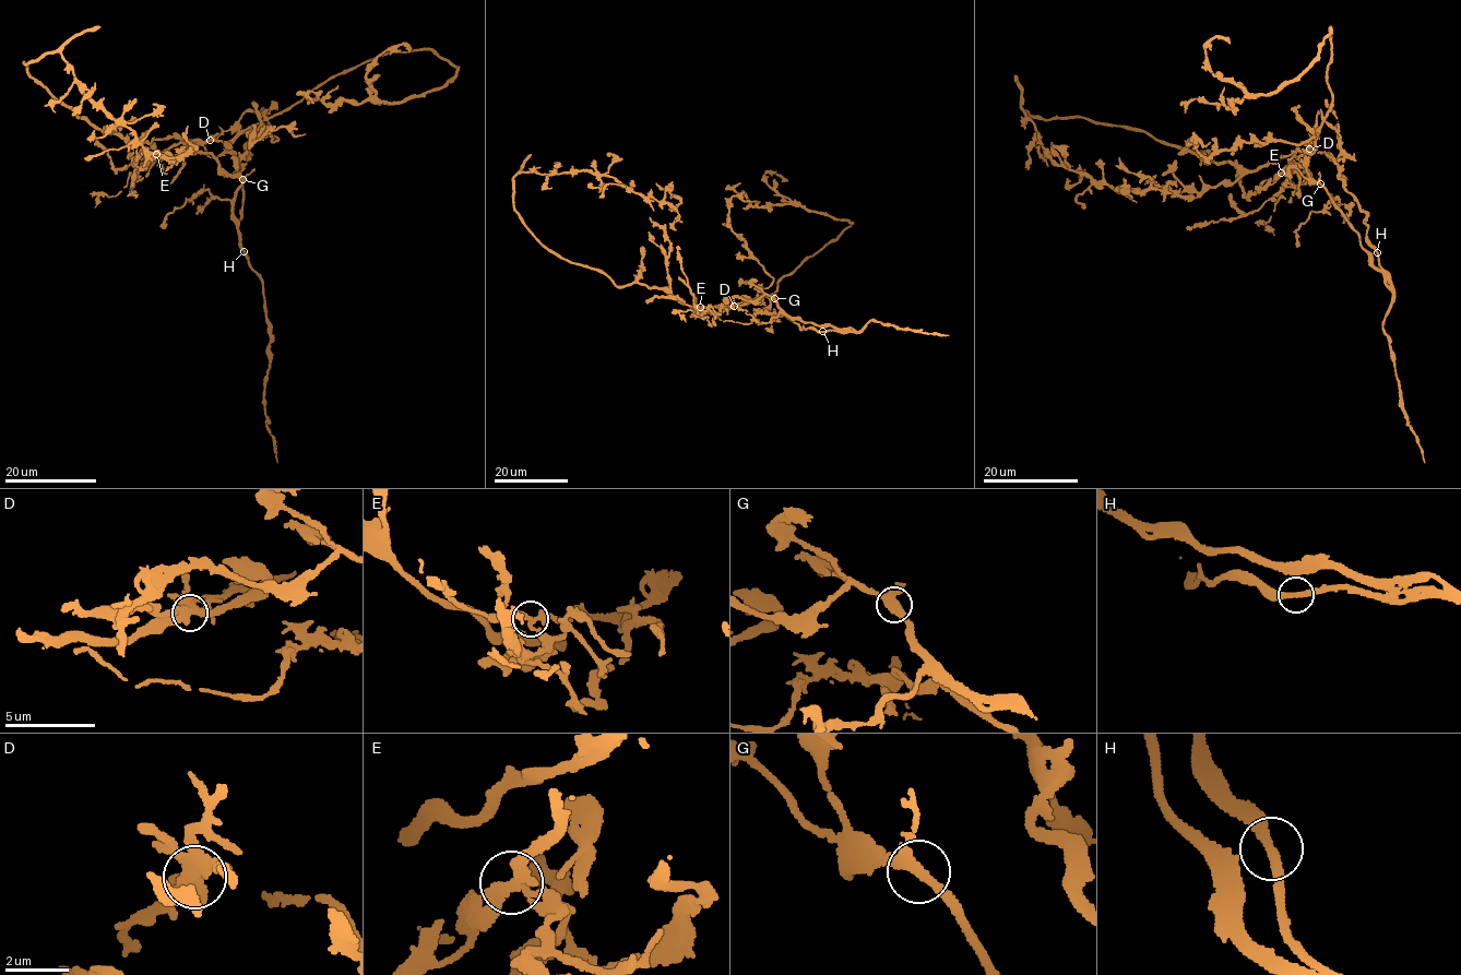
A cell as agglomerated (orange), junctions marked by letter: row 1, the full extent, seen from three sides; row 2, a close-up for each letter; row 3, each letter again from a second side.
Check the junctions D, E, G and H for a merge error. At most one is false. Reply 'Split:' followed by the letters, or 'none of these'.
Split: D

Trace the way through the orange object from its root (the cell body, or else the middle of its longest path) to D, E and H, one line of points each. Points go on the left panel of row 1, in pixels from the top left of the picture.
D: (146, 142), (169, 137), (210, 141)
E: (146, 142), (169, 137), (198, 142), (189, 146), (178, 142), (156, 154)
H: (146, 142), (194, 139), (185, 150), (211, 153), (241, 178), (234, 216), (250, 266), (244, 251)

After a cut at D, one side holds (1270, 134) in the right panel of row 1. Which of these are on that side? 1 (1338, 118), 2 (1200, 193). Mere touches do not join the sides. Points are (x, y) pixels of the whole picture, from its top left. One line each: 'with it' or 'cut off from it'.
1: cut off from it
2: with it

